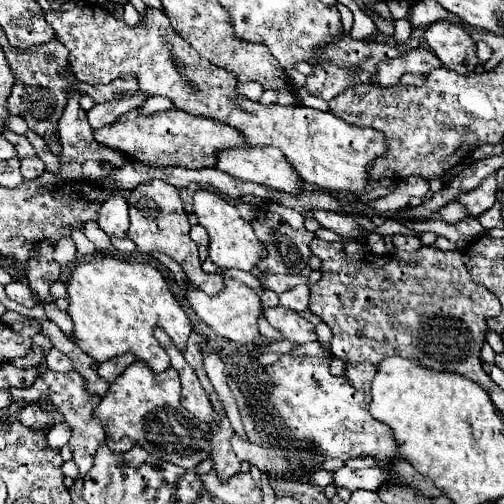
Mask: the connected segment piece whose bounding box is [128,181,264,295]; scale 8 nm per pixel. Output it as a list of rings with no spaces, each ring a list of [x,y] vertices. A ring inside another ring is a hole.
[[[148,181],[148,183],[140,183],[136,189],[132,189],[130,197],[128,197],[128,207],[130,207],[130,227],[128,227],[128,237],[136,243],[138,251],[142,253],[148,253],[152,249],[156,251],[162,251],[166,255],[170,255],[186,273],[188,281],[192,285],[196,285],[198,289],[202,289],[204,293],[208,295],[216,295],[222,285],[224,285],[224,279],[226,277],[232,277],[248,287],[252,287],[258,295],[264,291],[260,281],[252,275],[252,273],[244,273],[244,271],[226,271],[222,275],[208,275],[202,271],[200,267],[200,261],[198,261],[198,245],[190,239],[190,223],[188,223],[188,217],[186,217],[186,211],[182,207],[182,201],[178,197],[178,189],[164,183],[164,181]]]

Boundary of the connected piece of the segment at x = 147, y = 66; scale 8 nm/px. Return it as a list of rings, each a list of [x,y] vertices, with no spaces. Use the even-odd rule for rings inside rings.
[[[76,5],[70,11],[48,11],[44,17],[54,29],[56,39],[68,47],[70,67],[78,81],[104,85],[120,75],[134,75],[142,93],[168,97],[176,109],[230,125],[240,131],[250,145],[282,149],[304,183],[318,185],[326,191],[362,193],[368,185],[368,165],[386,151],[386,141],[380,131],[354,127],[330,111],[304,105],[262,105],[260,101],[242,99],[236,75],[228,75],[222,67],[208,63],[192,45],[184,43],[170,25],[164,9],[146,7],[144,17],[140,17],[136,25],[112,17],[112,13],[100,5]]]

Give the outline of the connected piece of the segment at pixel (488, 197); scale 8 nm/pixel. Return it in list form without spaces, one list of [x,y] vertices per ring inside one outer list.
[[[484,179],[484,183],[480,183],[480,187],[476,187],[470,193],[460,195],[458,201],[466,205],[466,209],[470,211],[472,217],[478,217],[478,215],[482,215],[484,211],[488,211],[494,205],[496,189],[498,189],[496,179]]]

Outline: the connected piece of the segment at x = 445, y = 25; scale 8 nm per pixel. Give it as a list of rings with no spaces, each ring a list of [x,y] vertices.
[[[436,21],[426,27],[424,39],[444,67],[468,75],[478,65],[476,43],[462,21]]]

